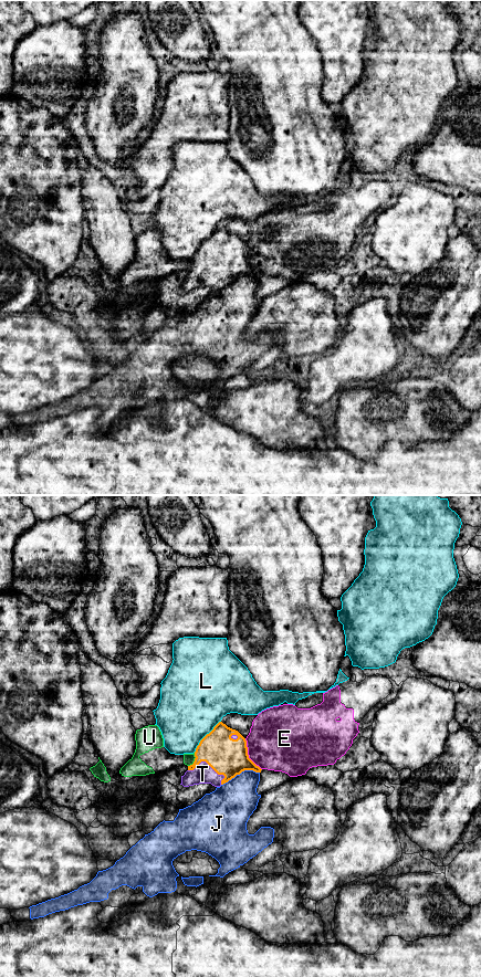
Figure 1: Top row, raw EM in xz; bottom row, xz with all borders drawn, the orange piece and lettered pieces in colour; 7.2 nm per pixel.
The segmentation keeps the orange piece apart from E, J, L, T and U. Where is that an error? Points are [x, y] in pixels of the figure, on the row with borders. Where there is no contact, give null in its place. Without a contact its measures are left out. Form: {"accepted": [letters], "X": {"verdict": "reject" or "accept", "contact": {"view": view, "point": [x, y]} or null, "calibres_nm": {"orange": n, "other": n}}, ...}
{"accepted": ["T"], "E": {"verdict": "reject", "contact": {"view": "xz", "point": [247, 754]}, "calibres_nm": {"orange": 280, "other": 440}}, "J": {"verdict": "reject", "contact": {"view": "xz", "point": [240, 773]}, "calibres_nm": {"orange": 280, "other": 320}}, "L": {"verdict": "reject", "contact": {"view": "xz", "point": [205, 736]}, "calibres_nm": {"orange": 280, "other": 460}}, "T": {"verdict": "accept", "contact": {"view": "xz", "point": [207, 763]}, "calibres_nm": {"orange": 280, "other": 140}}, "U": {"verdict": "reject", "contact": {"view": "xz", "point": [195, 760]}, "calibres_nm": {"orange": 280, "other": 80}}}

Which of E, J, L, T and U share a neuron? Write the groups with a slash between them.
E U / J / L / T

